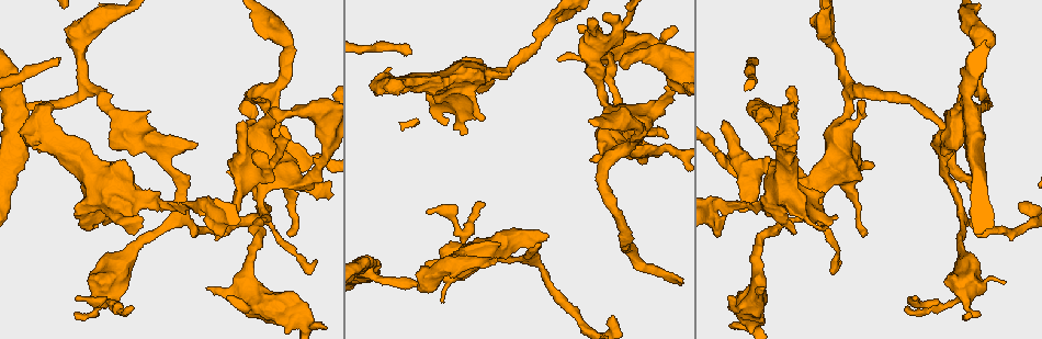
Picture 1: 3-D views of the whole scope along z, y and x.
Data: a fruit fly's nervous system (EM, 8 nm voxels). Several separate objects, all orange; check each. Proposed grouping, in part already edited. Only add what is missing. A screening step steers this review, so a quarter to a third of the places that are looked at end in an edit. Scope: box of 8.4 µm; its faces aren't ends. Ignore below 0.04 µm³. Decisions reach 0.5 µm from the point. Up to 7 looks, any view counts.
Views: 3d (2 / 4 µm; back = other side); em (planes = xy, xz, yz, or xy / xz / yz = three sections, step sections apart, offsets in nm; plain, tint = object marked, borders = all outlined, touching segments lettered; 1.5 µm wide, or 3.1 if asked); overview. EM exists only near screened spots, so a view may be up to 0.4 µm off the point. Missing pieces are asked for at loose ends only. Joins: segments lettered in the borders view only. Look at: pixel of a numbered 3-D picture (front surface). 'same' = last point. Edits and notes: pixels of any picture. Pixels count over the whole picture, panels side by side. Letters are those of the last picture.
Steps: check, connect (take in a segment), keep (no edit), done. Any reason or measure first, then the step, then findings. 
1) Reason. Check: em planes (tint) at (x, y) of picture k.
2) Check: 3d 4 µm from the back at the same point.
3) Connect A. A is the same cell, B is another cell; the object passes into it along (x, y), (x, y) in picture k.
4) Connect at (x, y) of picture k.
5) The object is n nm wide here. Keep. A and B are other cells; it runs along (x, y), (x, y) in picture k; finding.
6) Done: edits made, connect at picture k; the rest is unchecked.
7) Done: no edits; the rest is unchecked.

Thick end. Check: em planes (borders) at (796, 233) of picture 1.

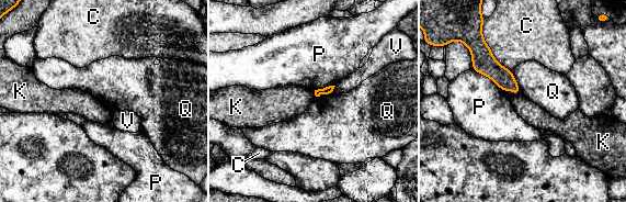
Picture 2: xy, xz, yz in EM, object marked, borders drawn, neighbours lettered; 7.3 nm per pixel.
Keep. C, K, P, Q and V are other cells; a border runs along (511, 70), (521, 91) in picture 2; none of them fits.

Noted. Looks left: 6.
Tapers out. Check: em planes (borders) at (77, 299) of picture 1.

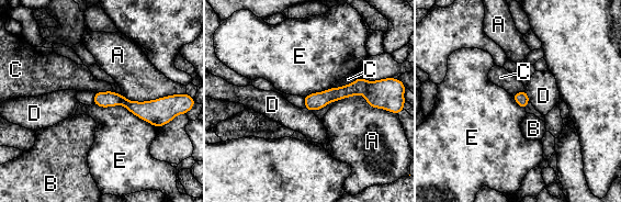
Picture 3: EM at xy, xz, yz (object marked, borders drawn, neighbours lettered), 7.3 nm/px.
The longest contact is with E, 500 nm. Keep. A, B, C, D and E are other cells; a border runs along (93, 102), (124, 105), (157, 127) in picture 3; no lettered segment goes on from it.

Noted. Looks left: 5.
An open end. Check: 3d 2 µm at (559, 60) of picture 1.

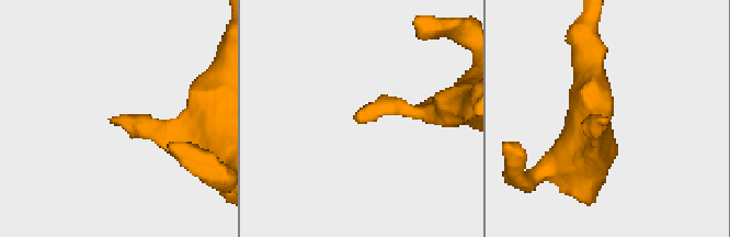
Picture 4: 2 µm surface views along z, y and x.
Need the tissue. Check: em planes (borders) at (604, 118) of picture 4.

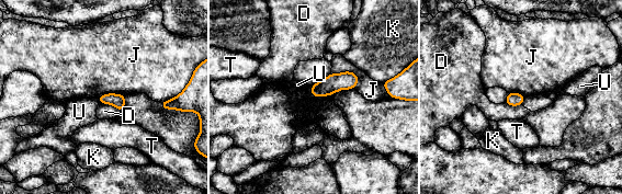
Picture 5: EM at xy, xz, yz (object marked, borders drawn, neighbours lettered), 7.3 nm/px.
Keep. D, J, K, T and U are other cells; a border runs along (331, 72), (353, 71), (359, 82) in picture 5; none of them fits.

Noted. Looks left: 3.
Done: no edits; the rest is unchecked.

